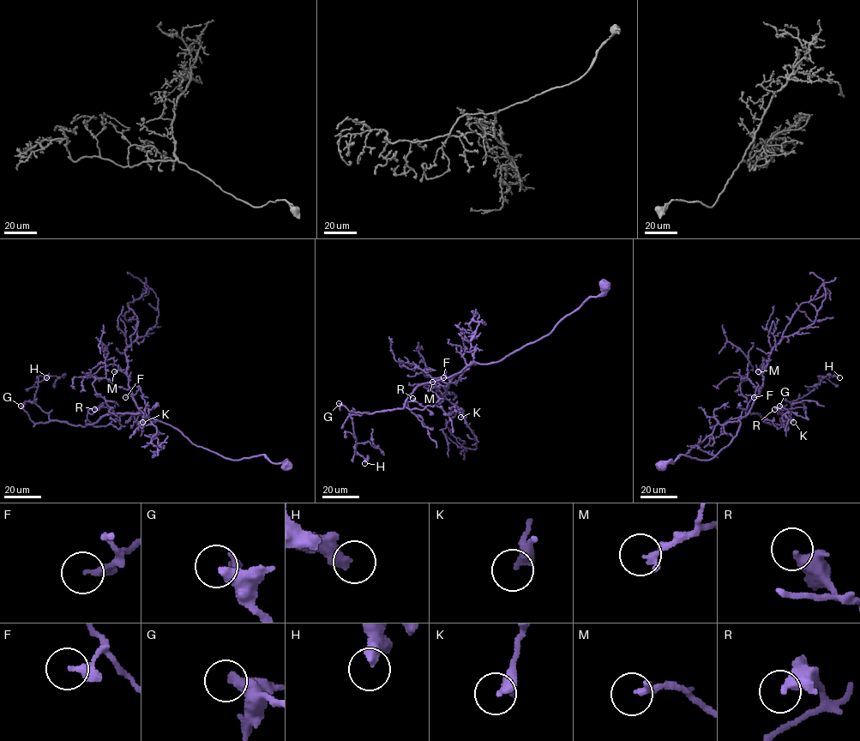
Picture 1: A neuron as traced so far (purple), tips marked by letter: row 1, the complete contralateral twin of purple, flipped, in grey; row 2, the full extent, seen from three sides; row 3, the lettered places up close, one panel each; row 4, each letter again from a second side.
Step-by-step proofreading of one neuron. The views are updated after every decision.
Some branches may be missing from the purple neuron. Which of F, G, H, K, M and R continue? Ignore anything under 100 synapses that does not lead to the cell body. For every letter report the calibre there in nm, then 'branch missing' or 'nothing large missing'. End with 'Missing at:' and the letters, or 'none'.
F: 300 nm | nothing large missing
G: 400 nm | nothing large missing
H: 400 nm | nothing large missing
K: 280 nm | nothing large missing
M: 240 nm | nothing large missing
R: 260 nm | nothing large missing
Missing at: none

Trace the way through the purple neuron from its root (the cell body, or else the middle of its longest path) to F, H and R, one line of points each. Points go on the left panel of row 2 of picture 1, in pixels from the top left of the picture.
F: (287, 463), (273, 463), (263, 454), (225, 458), (192, 443), (171, 426), (147, 417), (129, 395), (125, 397)
H: (287, 463), (225, 458), (141, 412), (84, 426), (51, 420), (32, 401), (38, 376), (46, 377)
R: (287, 463), (273, 463), (263, 454), (225, 458), (141, 412), (105, 414), (87, 424), (87, 414), (94, 409)

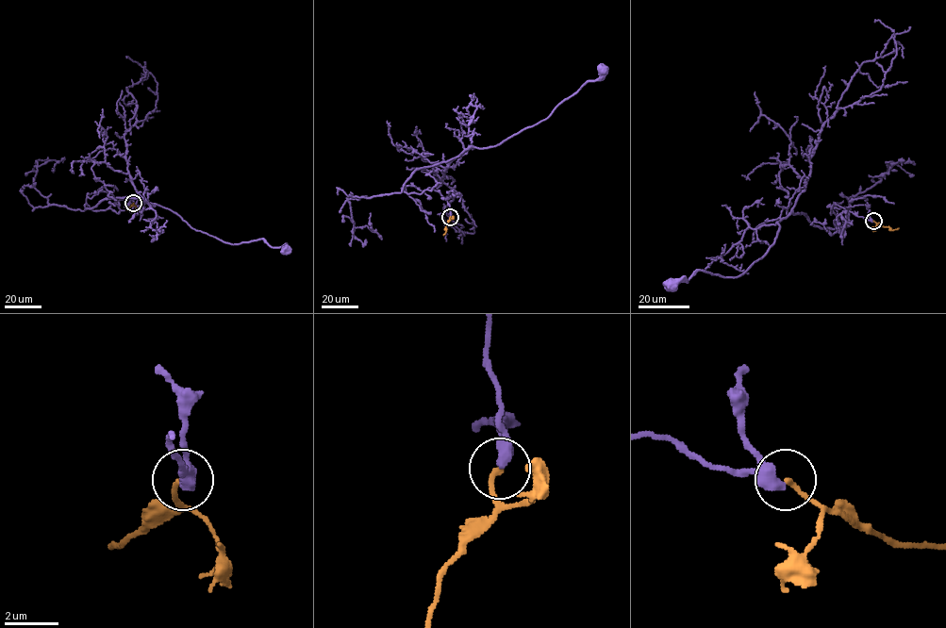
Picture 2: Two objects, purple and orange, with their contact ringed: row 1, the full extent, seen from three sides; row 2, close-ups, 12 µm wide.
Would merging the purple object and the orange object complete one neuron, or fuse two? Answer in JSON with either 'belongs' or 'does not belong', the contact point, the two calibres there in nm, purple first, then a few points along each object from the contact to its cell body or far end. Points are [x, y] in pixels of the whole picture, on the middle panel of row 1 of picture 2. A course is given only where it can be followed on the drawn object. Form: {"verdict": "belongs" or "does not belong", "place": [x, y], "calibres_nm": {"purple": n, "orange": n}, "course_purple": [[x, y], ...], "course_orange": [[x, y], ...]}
{"verdict": "does not belong", "place": [450, 217], "calibres_nm": {"purple": 480, "orange": 190}, "course_purple": [[450, 216], [438, 191], [402, 189], [416, 170], [472, 147], [500, 144], [544, 120], [604, 70]], "course_orange": [[450, 216], [443, 235]]}

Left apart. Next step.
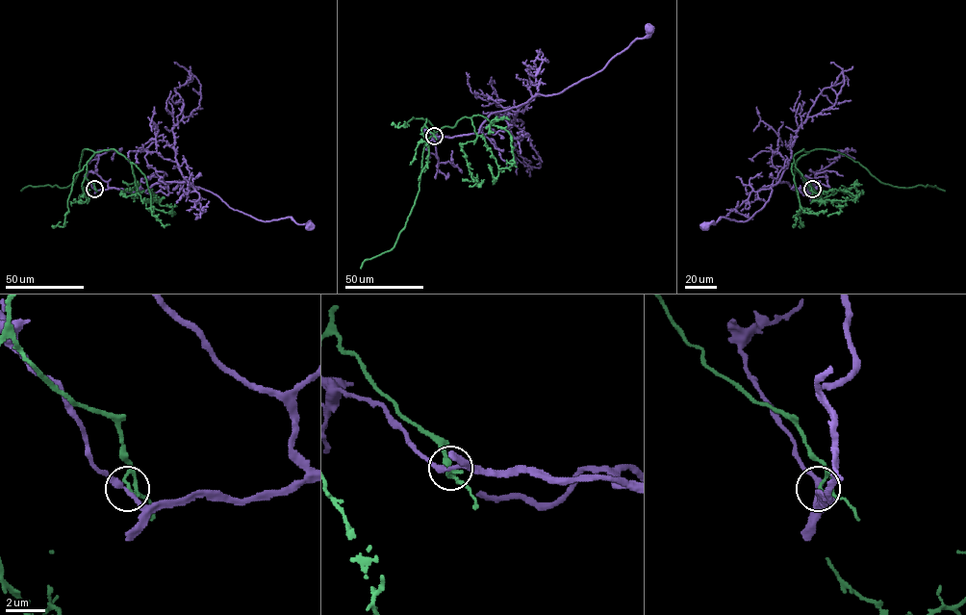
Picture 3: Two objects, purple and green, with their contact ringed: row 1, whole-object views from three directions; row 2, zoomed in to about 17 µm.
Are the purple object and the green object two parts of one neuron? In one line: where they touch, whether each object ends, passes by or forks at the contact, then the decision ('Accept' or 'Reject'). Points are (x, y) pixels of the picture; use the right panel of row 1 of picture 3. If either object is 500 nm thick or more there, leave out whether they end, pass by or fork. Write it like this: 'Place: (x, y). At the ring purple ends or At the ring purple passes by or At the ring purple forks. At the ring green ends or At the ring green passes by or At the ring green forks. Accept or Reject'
Place: (812, 189). At the ring purple passes by. At the ring green ends. Reject

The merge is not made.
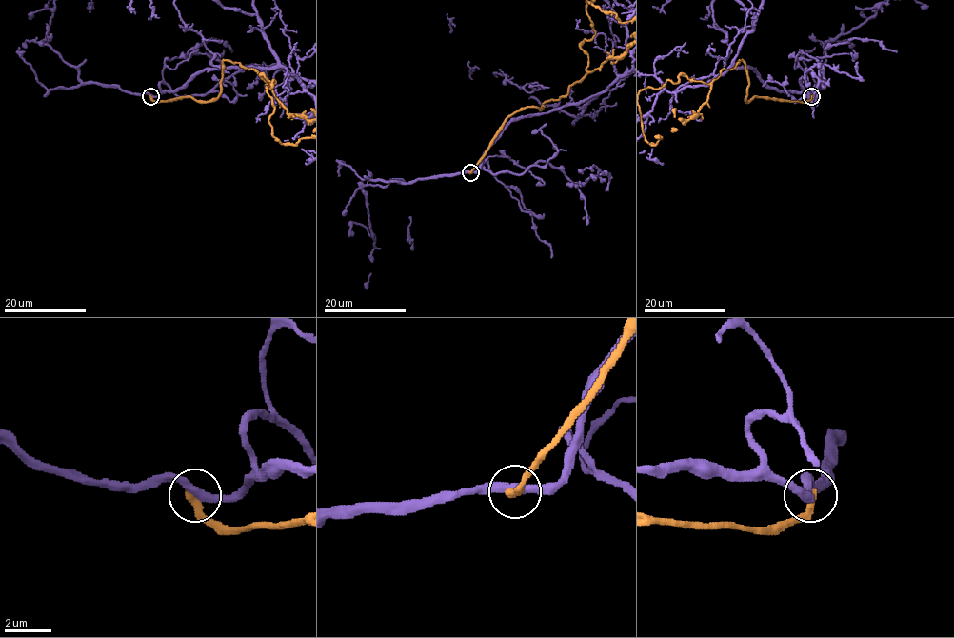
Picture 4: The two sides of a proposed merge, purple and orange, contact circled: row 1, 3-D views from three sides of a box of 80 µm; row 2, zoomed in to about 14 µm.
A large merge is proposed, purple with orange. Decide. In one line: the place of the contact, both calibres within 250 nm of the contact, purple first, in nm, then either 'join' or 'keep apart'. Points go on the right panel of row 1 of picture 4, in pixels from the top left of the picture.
(811, 96) | 360/360 nm | keep apart

